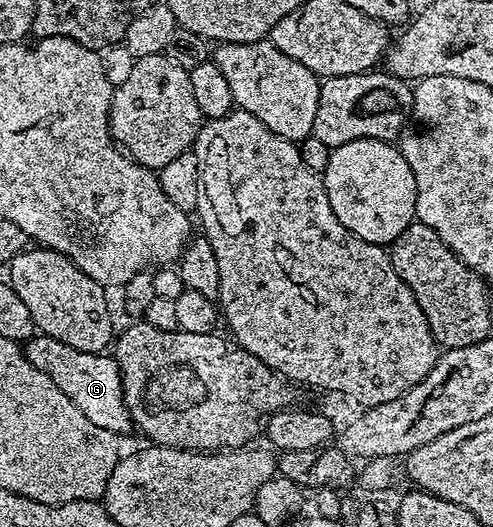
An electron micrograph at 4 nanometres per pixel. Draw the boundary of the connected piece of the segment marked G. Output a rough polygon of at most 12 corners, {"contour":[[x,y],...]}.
{"contour":[[36,333],[24,356],[98,429],[133,430],[120,366]]}

